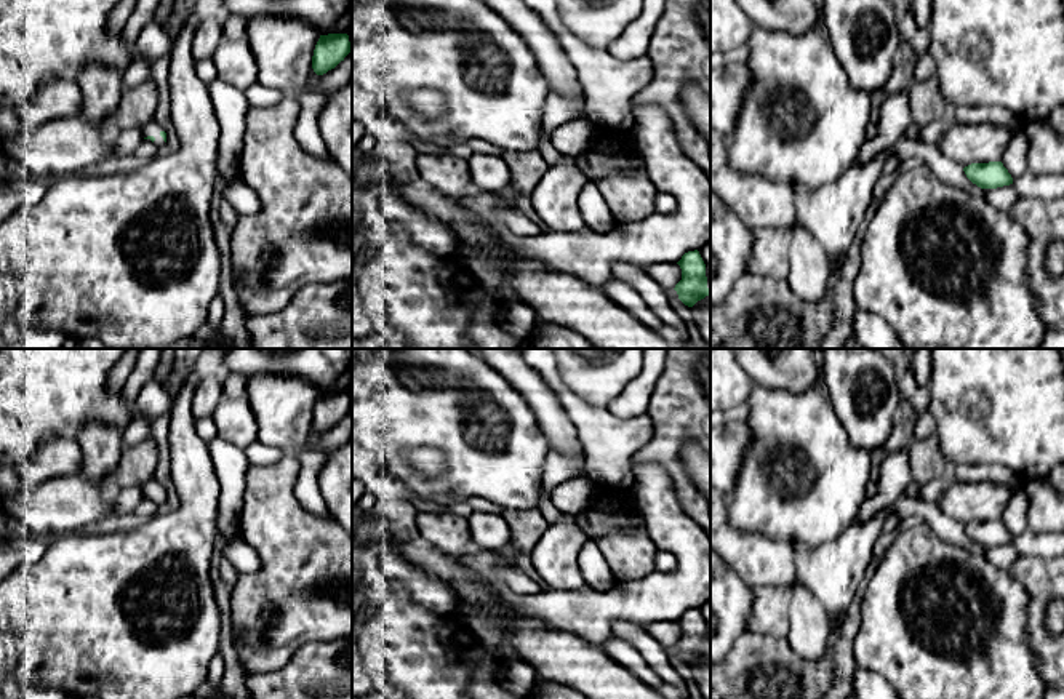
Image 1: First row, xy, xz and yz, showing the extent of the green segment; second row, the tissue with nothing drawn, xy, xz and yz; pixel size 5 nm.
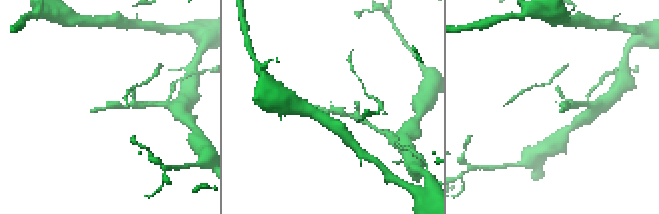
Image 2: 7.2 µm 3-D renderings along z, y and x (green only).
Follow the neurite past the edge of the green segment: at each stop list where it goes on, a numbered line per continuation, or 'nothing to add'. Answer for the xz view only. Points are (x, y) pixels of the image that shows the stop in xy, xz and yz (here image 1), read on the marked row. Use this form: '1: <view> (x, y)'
nothing to add

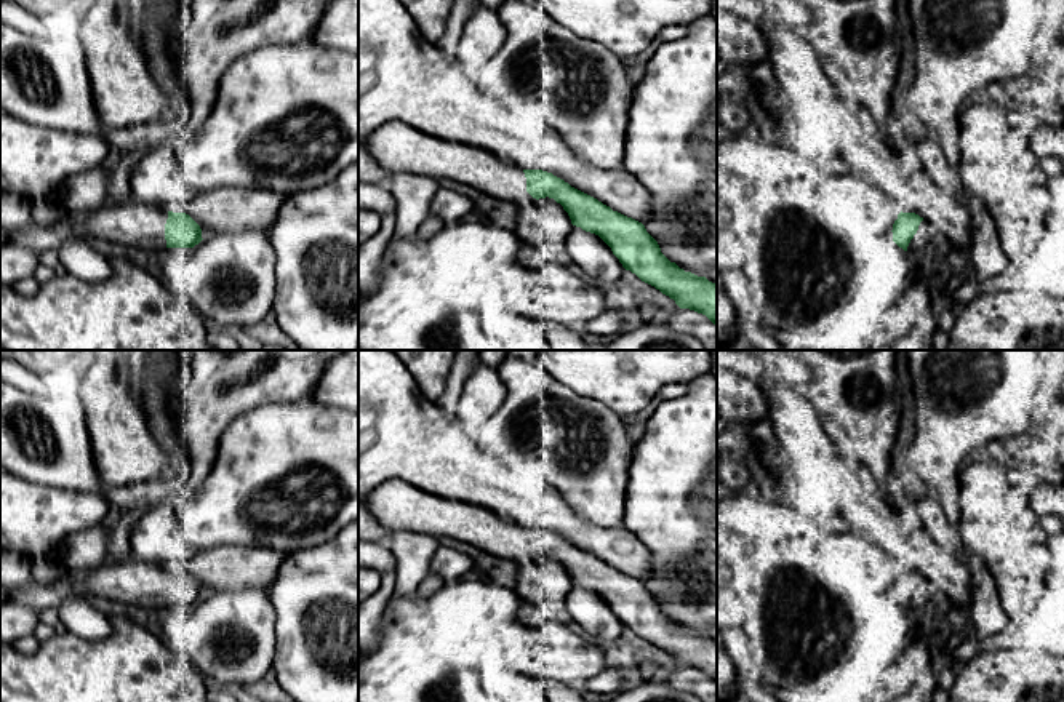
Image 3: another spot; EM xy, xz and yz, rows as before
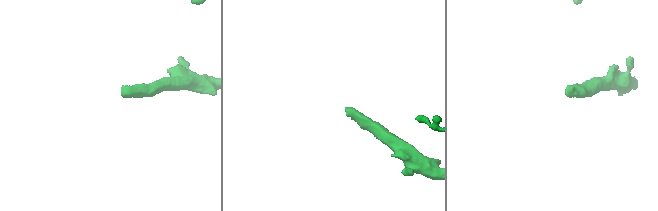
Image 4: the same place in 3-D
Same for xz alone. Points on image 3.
1: xz (397, 147)

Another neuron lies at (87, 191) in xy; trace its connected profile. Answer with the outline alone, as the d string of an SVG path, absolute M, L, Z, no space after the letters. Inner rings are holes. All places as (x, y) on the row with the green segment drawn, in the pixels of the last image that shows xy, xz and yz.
M99 166L69 177L58 198L70 213L99 208L107 197L107 168Z

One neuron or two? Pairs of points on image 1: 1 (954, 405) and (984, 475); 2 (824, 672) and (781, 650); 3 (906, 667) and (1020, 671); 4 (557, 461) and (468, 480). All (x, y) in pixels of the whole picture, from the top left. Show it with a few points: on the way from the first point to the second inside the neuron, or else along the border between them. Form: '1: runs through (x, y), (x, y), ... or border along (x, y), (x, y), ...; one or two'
1: border along (957, 463), (996, 463), (1016, 474); two
2: runs through (813, 672), (804, 672), (792, 661); one
3: runs through (935, 667), (962, 667), (967, 672), (991, 674); one
4: border along (551, 448), (541, 483); two

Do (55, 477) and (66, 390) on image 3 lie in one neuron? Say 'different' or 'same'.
different

